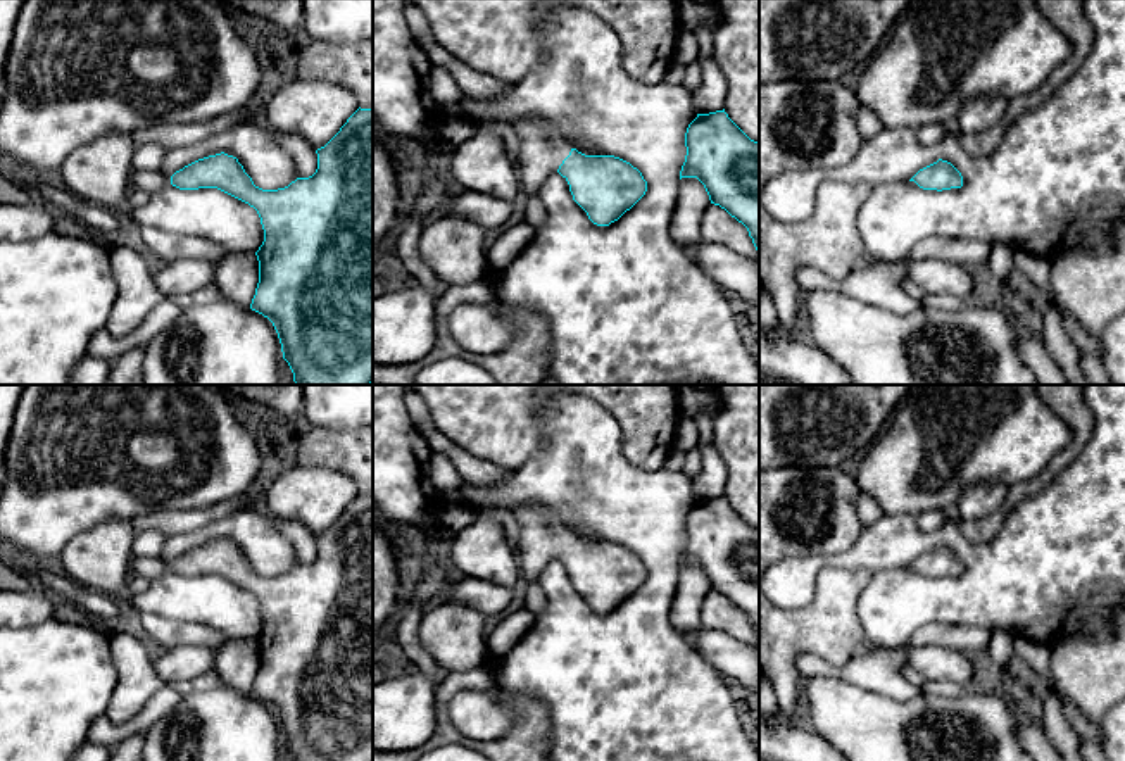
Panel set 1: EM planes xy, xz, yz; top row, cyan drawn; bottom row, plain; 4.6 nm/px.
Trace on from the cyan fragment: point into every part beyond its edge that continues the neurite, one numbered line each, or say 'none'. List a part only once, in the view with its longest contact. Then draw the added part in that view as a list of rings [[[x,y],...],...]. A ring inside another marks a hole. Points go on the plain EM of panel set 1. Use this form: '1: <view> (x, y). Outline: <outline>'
1: xz (542, 539). Outline: [[[535,502],[511,513],[521,526],[521,542],[516,547],[521,578],[526,583],[538,582],[544,566],[559,556],[573,533],[561,526],[549,509]]]

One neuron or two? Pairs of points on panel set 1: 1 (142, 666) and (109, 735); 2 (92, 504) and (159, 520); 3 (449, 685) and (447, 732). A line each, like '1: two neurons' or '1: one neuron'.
1: two neurons
2: two neurons
3: one neuron

